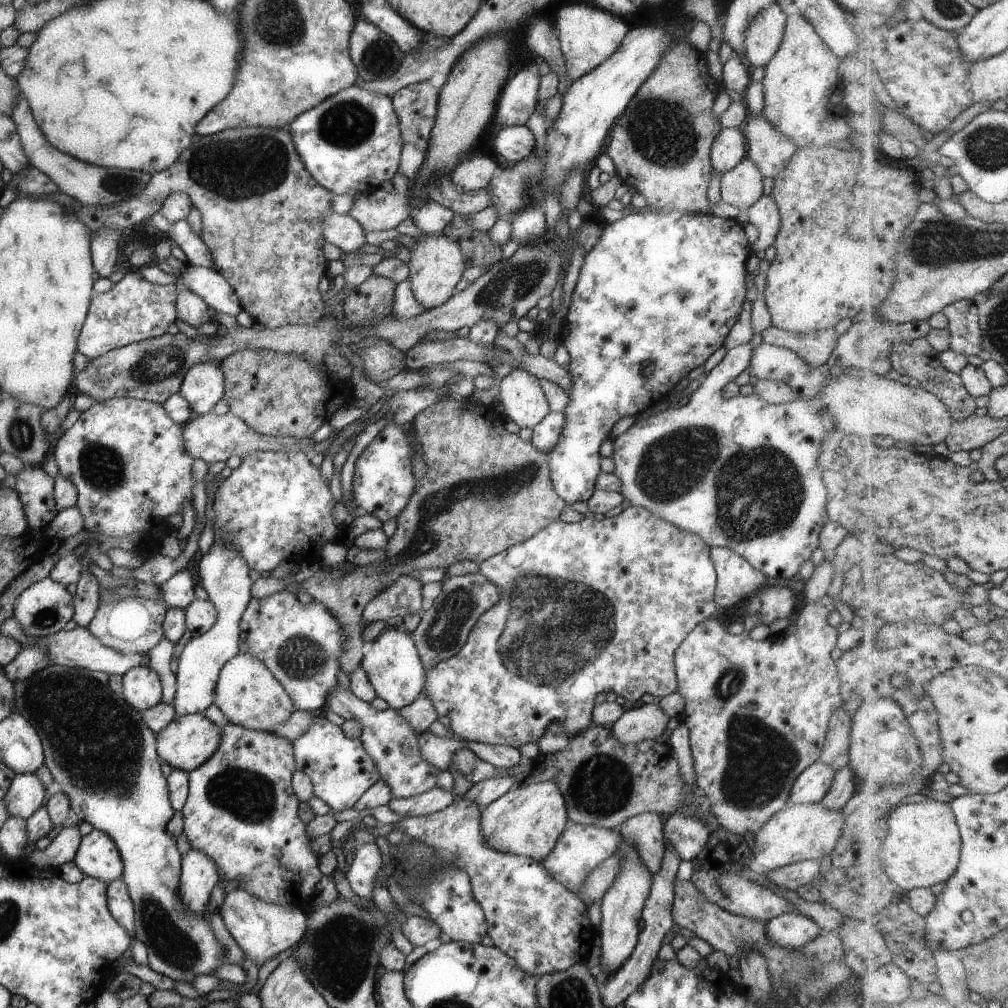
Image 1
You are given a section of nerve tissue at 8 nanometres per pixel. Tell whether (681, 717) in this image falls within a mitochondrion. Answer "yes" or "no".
no

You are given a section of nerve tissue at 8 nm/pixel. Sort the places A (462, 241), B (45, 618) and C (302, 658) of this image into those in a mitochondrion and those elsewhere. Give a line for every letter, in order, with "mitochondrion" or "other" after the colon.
A: other
B: mitochondrion
C: mitochondrion

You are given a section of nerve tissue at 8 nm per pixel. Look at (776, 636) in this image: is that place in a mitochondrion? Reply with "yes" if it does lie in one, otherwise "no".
no

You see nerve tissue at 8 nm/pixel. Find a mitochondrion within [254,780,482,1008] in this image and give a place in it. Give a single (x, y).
(337, 952)

